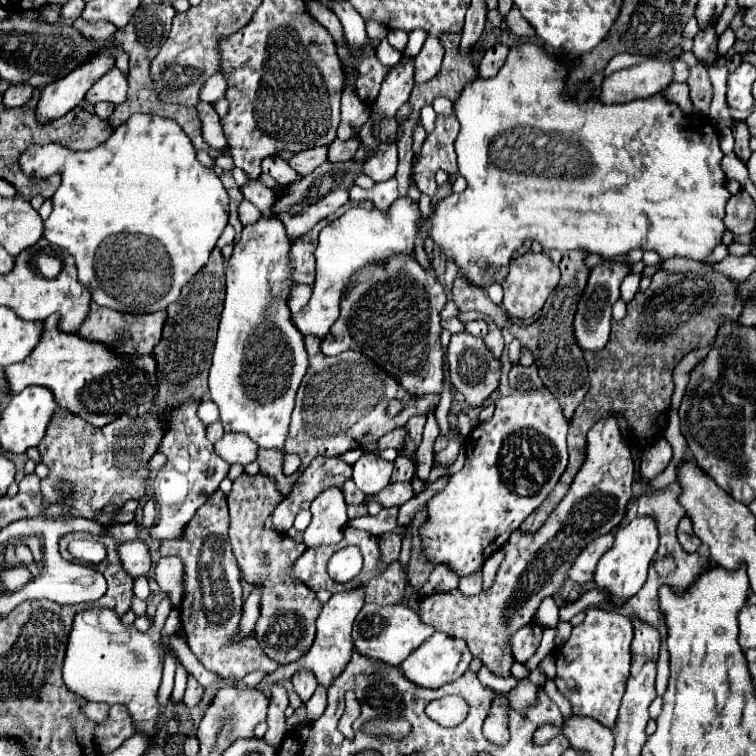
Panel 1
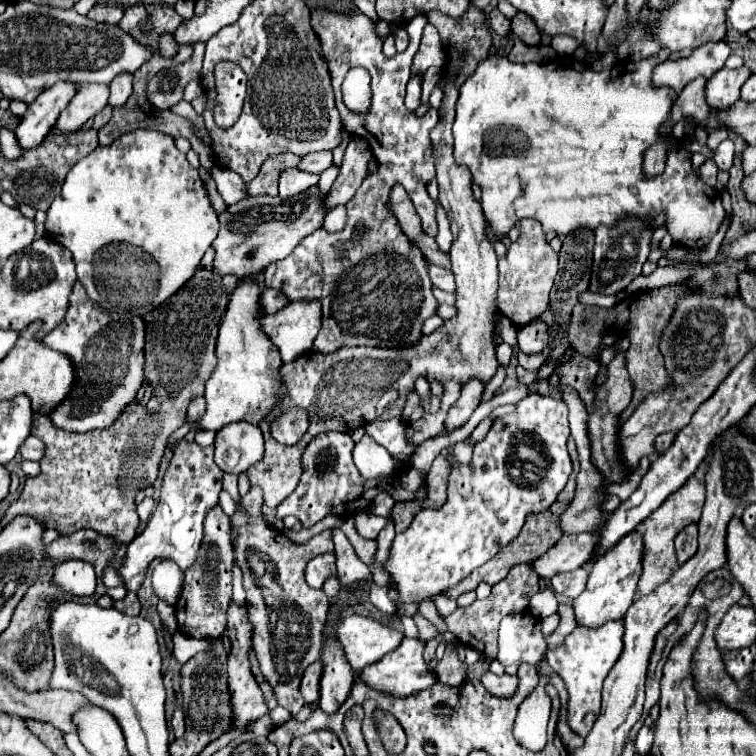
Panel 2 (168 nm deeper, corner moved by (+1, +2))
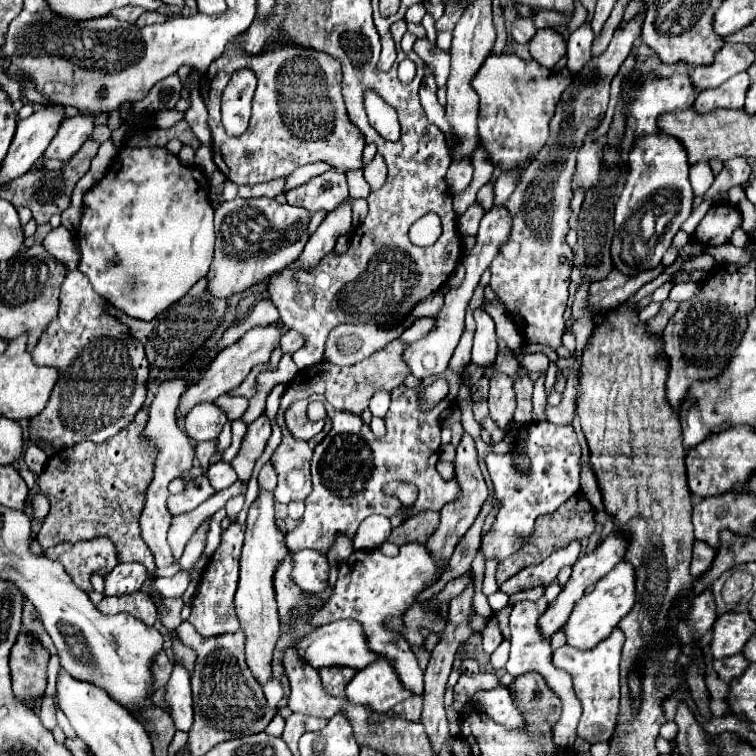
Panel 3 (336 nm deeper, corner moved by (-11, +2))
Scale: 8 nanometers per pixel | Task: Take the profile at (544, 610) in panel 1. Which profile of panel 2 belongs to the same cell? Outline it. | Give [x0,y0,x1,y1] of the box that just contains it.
[528,588,558,618]

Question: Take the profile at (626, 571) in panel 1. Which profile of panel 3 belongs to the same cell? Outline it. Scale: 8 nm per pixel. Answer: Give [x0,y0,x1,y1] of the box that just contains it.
[564,560,636,650]

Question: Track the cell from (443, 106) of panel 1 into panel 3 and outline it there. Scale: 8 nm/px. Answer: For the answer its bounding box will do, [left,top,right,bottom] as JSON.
[414,38,450,88]

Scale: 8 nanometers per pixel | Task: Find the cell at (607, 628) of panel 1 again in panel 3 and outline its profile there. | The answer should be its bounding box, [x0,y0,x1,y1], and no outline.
[554,628,624,744]

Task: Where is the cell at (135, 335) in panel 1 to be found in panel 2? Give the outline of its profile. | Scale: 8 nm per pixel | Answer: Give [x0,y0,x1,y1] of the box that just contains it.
[42,282,144,432]

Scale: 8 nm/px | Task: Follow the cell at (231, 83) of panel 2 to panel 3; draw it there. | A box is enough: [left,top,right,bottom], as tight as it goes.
[222,68,256,136]

